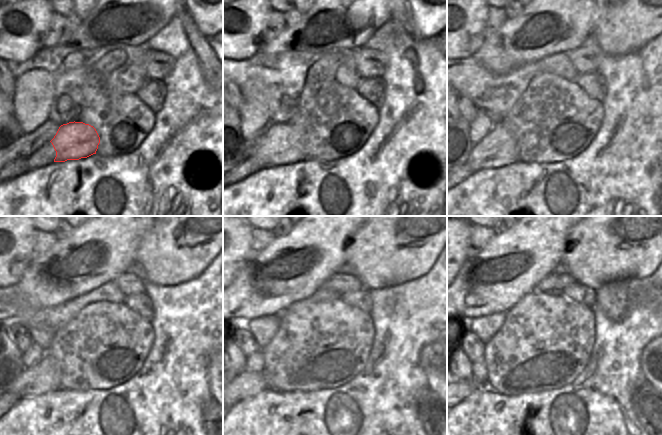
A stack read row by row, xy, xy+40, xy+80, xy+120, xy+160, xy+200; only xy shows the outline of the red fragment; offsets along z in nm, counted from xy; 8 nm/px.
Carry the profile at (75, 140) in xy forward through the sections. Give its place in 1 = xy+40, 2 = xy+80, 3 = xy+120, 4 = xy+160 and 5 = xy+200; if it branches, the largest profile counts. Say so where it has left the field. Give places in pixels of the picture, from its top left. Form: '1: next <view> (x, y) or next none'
1: next xy+40 (280, 144)
2: next xy+80 (498, 149)
3: next xy+120 (44, 377)
4: next xy+160 (247, 384)
5: next xy+200 (467, 387)

